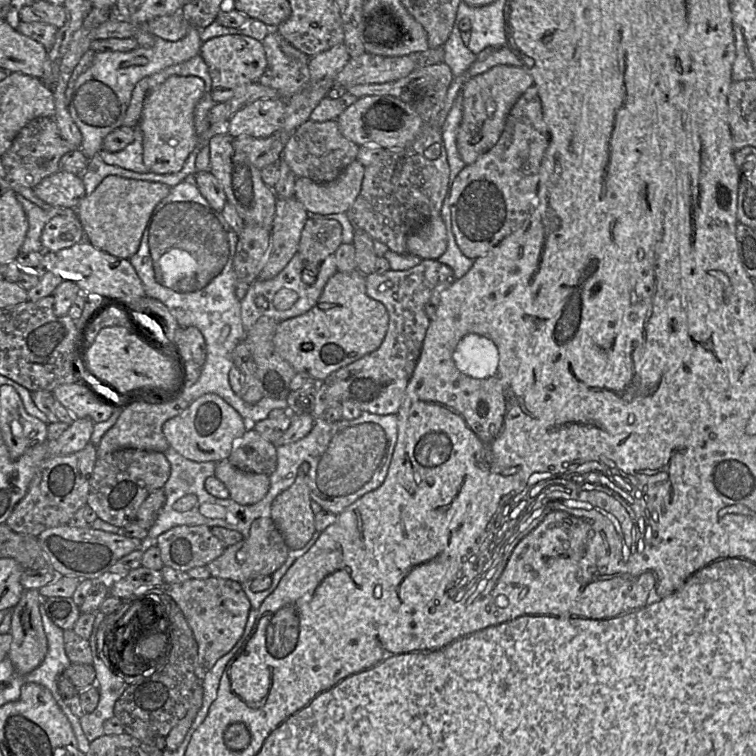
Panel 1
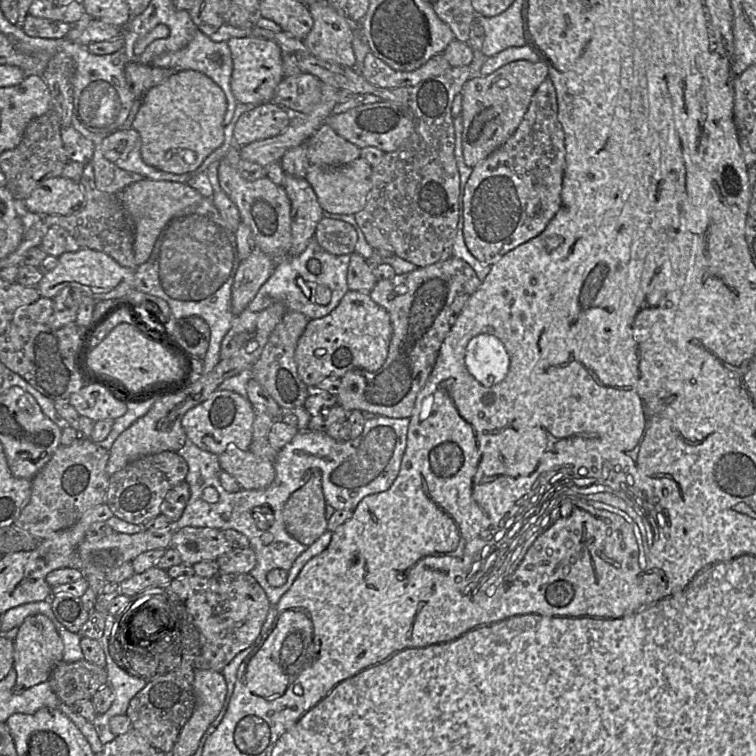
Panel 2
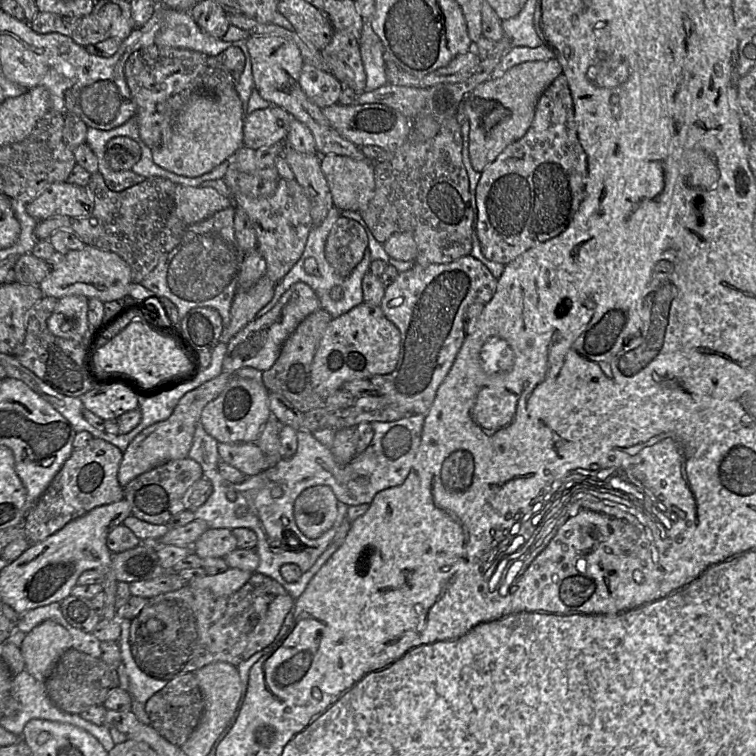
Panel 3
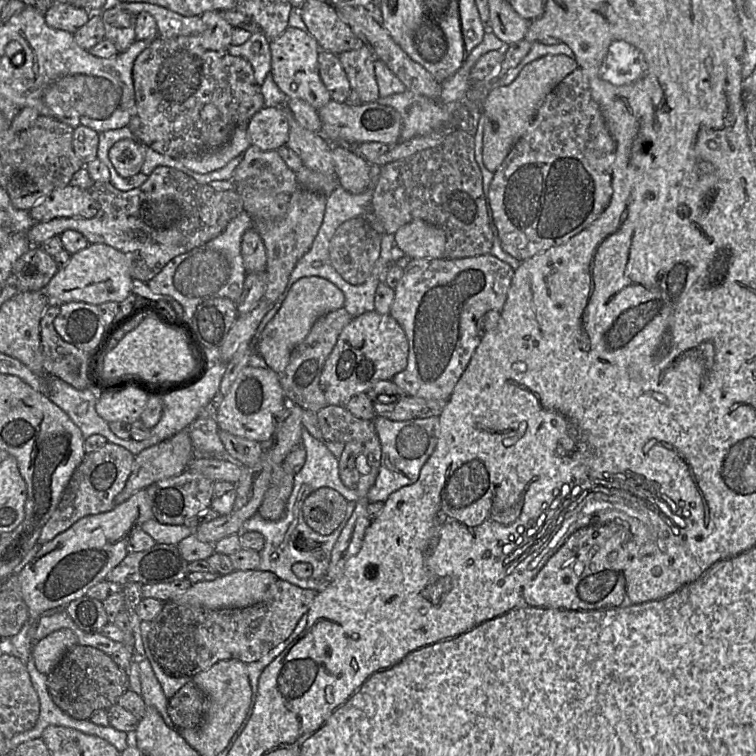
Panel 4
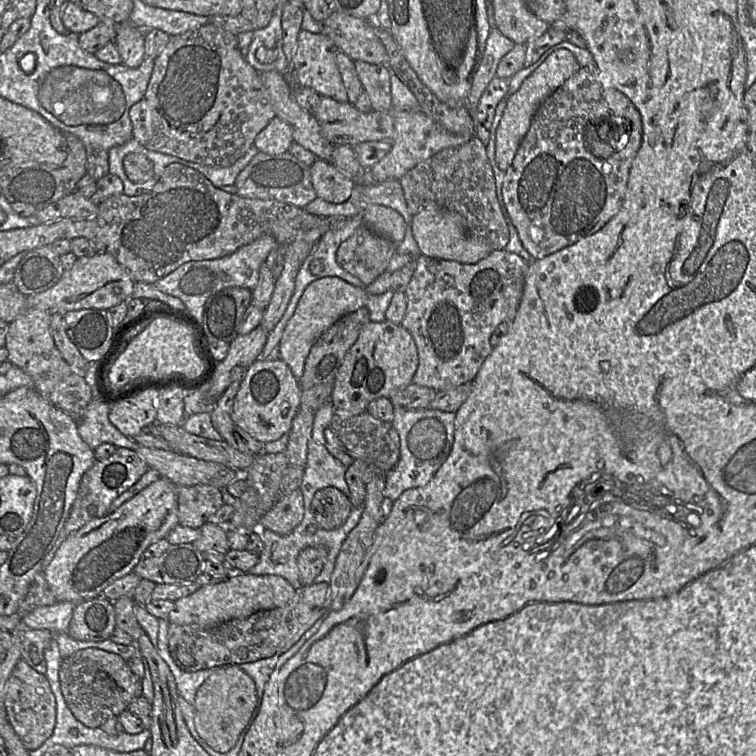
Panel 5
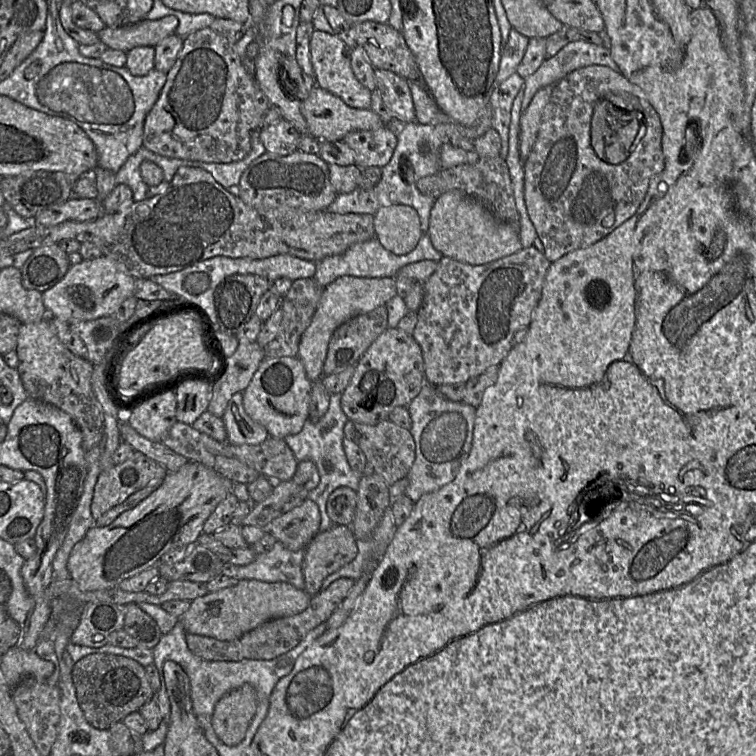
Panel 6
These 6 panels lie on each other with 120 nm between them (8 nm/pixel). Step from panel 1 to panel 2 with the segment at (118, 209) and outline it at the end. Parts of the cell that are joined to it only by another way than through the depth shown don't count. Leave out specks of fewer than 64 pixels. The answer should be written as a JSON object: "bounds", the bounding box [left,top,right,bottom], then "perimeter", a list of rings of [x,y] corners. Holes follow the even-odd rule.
{"bounds":[116,179,204,266],"perimeter":[[[144,179],[132,183],[116,194],[135,225],[134,257],[138,266],[150,257],[158,236],[178,213],[200,203],[204,197],[187,184]]]}

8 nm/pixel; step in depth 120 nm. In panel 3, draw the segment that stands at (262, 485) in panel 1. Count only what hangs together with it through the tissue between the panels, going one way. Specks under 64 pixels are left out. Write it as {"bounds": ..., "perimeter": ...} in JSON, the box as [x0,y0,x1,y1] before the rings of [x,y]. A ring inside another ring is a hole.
{"bounds":[218,443,268,477],"perimeter":[[[218,443],[222,462],[241,471],[246,477],[256,476],[267,470],[268,459],[256,443]]]}

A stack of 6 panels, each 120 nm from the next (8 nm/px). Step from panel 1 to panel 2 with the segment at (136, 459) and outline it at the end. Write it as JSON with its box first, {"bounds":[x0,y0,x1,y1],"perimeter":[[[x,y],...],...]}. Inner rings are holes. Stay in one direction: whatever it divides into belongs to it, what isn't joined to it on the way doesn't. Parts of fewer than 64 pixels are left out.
{"bounds":[105,451,186,525],"perimeter":[[[165,451],[132,461],[109,476],[105,503],[113,515],[130,524],[140,525],[161,514],[161,505],[167,493],[185,481],[186,461],[176,452]]]}

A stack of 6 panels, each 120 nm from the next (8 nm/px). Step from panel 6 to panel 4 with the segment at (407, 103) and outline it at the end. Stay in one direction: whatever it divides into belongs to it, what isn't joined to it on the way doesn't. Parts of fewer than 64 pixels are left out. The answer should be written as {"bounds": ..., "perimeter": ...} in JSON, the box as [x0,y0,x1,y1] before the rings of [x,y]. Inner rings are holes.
{"bounds":[338,45,380,103],"perimeter":[[[366,45],[338,54],[351,89],[363,103],[377,102],[380,97],[374,63],[378,59]]]}

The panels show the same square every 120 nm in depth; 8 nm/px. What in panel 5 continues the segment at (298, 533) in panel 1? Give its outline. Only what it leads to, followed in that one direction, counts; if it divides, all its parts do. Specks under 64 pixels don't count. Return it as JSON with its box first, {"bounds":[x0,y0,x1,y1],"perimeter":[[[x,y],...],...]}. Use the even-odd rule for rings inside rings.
{"bounds":[311,486,352,530],"perimeter":[[[332,486],[318,490],[311,501],[311,511],[315,520],[327,530],[336,529],[343,525],[352,508],[350,498]]]}

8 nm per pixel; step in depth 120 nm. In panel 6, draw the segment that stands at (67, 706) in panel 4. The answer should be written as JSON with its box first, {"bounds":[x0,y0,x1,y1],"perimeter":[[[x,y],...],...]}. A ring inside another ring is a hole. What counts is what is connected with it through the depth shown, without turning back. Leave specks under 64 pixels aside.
{"bounds":[71,654,153,729],"perimeter":[[[88,654],[74,662],[71,675],[79,706],[86,720],[97,729],[108,729],[127,714],[138,711],[146,701],[153,698],[153,689],[145,667],[123,655]]]}

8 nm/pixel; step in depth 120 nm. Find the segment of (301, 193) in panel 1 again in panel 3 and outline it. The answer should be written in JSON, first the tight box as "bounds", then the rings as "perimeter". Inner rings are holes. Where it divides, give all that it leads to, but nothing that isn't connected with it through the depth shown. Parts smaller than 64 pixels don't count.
{"bounds":[321,154,375,210],"perimeter":[[[326,154],[321,155],[321,170],[338,210],[364,210],[375,188],[374,168],[370,161]]]}

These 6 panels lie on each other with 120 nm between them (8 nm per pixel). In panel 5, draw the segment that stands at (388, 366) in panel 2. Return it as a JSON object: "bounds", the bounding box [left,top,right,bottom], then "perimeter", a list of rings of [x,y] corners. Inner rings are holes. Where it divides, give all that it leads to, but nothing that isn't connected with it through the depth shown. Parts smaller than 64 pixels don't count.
{"bounds":[401,250,530,391],"perimeter":[[[494,250],[489,254],[489,256],[475,264],[464,264],[459,263],[457,261],[444,260],[439,258],[427,257],[423,255],[418,256],[415,260],[415,263],[415,270],[404,292],[407,302],[407,308],[401,324],[412,336],[418,352],[419,362],[417,370],[412,379],[412,384],[422,387],[428,387],[436,391],[444,391],[466,383],[471,383],[477,376],[483,363],[495,347],[495,345],[491,343],[491,337],[493,333],[501,323],[512,322],[512,320],[515,318],[517,314],[522,299],[526,275],[530,263],[523,259],[521,256],[512,252],[508,252],[506,250]]]}

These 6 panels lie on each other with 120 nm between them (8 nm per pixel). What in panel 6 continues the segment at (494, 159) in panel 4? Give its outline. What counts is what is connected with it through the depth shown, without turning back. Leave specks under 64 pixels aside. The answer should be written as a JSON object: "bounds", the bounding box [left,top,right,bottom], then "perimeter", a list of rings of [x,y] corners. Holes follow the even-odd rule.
{"bounds":[519,85,554,164],"perimeter":[[[554,85],[538,90],[528,107],[521,113],[519,123],[519,150],[522,164],[526,161],[529,152],[536,140],[541,115],[551,96]]]}

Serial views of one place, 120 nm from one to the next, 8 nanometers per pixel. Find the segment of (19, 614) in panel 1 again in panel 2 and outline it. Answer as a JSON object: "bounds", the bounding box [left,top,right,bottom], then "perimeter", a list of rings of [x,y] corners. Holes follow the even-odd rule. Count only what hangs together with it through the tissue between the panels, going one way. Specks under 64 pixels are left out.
{"bounds":[14,614,64,692],"perimeter":[[[43,614],[28,616],[18,628],[14,643],[15,692],[48,680],[53,666],[62,660],[64,645],[52,621]]]}

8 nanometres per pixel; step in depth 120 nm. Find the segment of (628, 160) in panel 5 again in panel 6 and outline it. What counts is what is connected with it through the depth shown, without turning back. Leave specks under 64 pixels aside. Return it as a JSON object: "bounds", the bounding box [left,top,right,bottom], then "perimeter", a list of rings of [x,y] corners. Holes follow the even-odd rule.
{"bounds":[523,65,665,263],"perimeter":[[[590,65],[582,67],[568,73],[560,81],[554,84],[551,96],[541,115],[541,121],[536,140],[526,161],[523,163],[525,206],[528,216],[535,228],[537,237],[543,246],[543,254],[551,263],[560,259],[569,252],[588,247],[598,242],[636,213],[646,195],[651,178],[662,172],[665,167],[665,160],[662,151],[662,135],[663,128],[659,115],[653,106],[648,102],[644,91],[639,86],[627,80],[620,72],[613,70],[610,67],[602,65]],[[606,111],[609,111],[613,115],[623,116],[626,119],[628,119],[630,116],[637,117],[638,122],[640,121],[640,118],[636,114],[637,111],[643,114],[644,129],[643,131],[639,131],[639,133],[641,132],[641,137],[634,148],[631,150],[627,159],[619,164],[609,164],[602,160],[604,159],[604,152],[600,147],[600,140],[602,141],[603,114]]]}

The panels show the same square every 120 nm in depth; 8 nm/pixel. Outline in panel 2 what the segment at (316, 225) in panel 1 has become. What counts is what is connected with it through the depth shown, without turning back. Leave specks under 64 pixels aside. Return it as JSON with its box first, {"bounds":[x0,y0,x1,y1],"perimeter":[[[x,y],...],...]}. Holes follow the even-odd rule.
{"bounds":[313,217,358,256],"perimeter":[[[323,217],[316,226],[313,238],[332,255],[350,256],[355,253],[358,234],[355,228],[345,221]]]}

